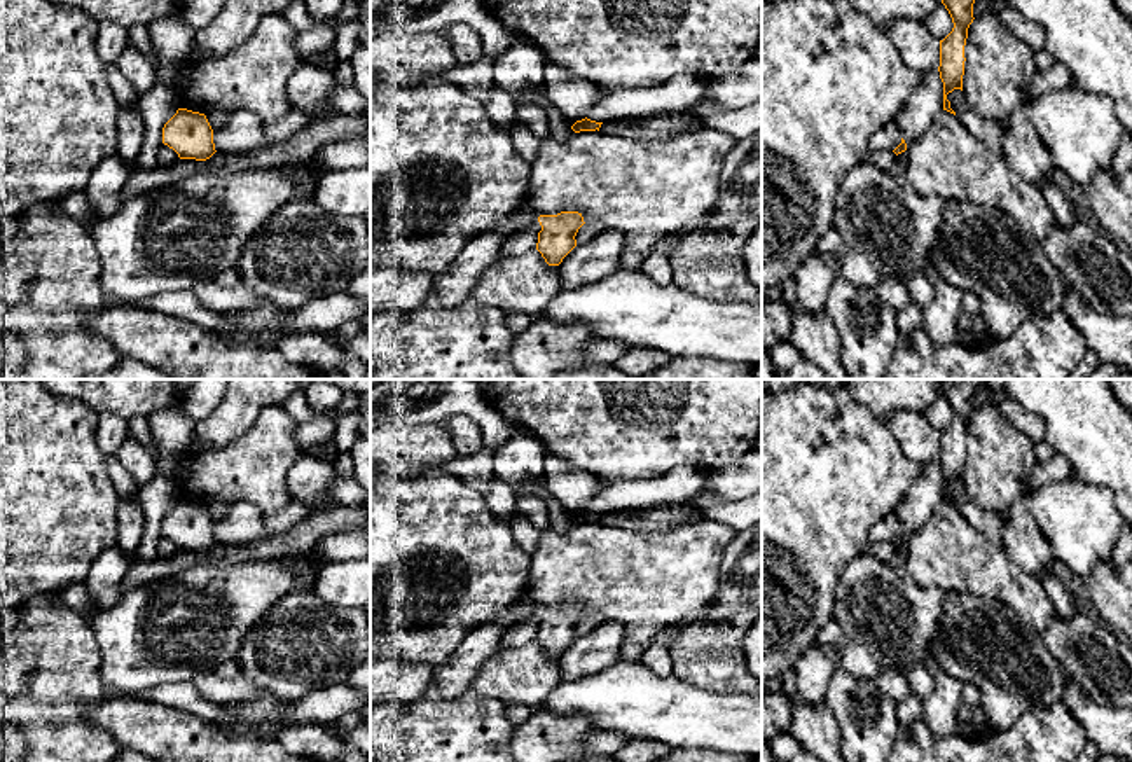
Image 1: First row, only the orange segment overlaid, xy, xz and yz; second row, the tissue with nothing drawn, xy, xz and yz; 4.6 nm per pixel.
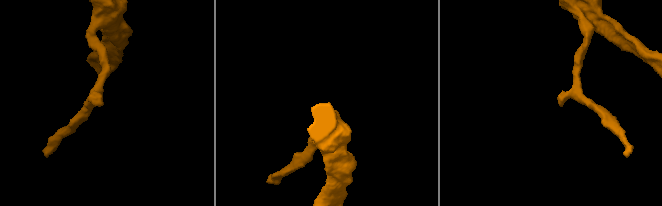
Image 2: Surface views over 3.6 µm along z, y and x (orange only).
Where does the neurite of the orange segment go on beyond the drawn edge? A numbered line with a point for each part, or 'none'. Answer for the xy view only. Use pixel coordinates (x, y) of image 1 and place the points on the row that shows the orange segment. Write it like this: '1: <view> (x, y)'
none

